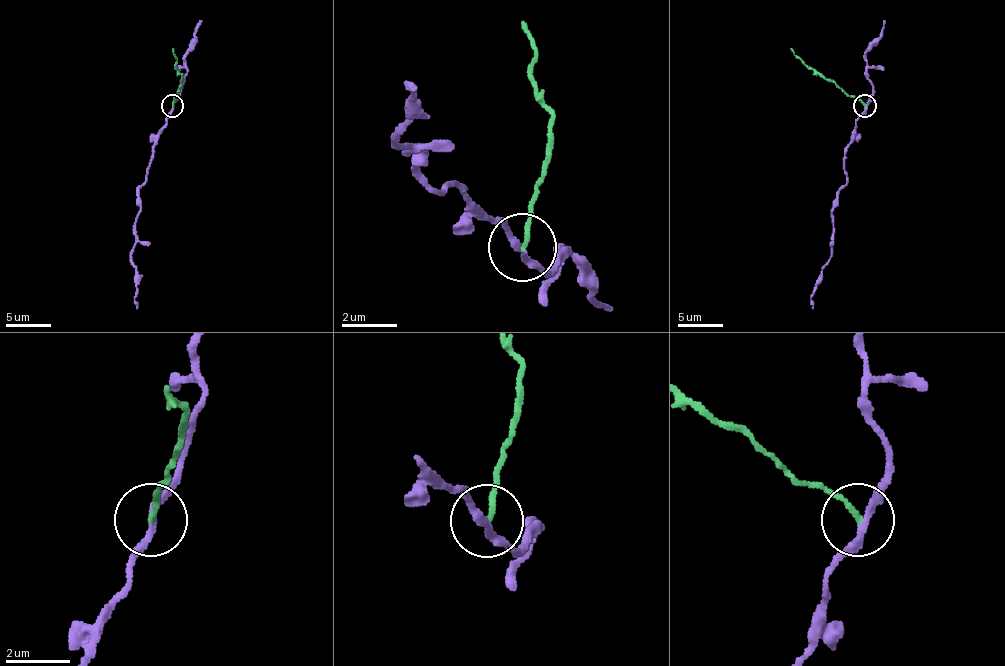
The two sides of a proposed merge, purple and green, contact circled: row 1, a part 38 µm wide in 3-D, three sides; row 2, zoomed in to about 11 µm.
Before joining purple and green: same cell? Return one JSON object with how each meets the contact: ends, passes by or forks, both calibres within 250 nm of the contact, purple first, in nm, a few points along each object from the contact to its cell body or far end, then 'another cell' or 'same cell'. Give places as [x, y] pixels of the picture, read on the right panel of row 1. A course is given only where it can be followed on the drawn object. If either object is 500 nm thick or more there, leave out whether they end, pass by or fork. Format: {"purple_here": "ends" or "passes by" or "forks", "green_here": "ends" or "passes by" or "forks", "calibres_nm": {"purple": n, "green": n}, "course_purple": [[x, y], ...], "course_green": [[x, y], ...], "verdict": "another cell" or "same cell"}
{"purple_here": "passes by", "green_here": "ends", "calibres_nm": {"purple": 200, "green": 150}, "course_purple": [[865, 107], [845, 152], [847, 181], [840, 188], [838, 204], [831, 210], [831, 258], [811, 298], [813, 309]], "course_green": [[865, 105], [809, 69], [791, 49]], "verdict": "another cell"}

